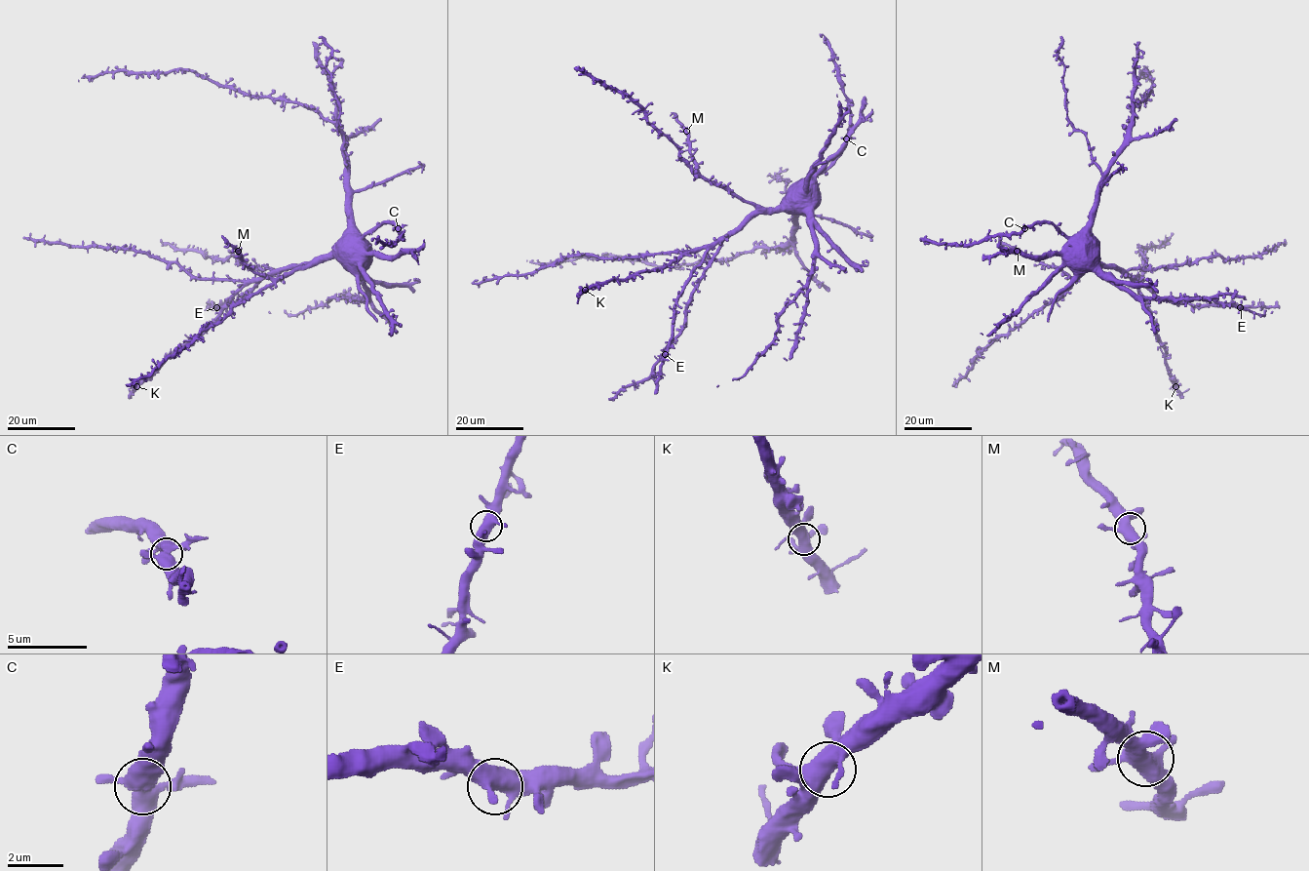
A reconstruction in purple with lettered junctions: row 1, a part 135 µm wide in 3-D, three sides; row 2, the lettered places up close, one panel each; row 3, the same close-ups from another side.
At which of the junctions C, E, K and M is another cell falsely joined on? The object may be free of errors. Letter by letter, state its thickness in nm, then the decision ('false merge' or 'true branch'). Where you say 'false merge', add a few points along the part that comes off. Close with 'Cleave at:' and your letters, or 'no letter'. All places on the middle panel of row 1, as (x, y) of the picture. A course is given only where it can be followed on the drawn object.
C: 480 nm | true branch
E: 480 nm | true branch
K: 440 nm | true branch
M: 480 nm | true branch
Cleave at: no letter

